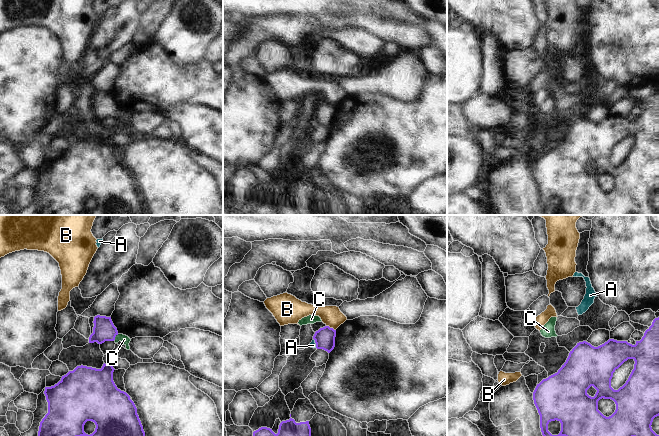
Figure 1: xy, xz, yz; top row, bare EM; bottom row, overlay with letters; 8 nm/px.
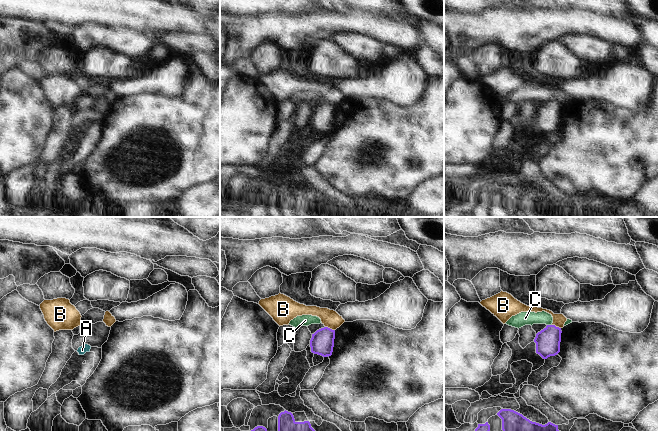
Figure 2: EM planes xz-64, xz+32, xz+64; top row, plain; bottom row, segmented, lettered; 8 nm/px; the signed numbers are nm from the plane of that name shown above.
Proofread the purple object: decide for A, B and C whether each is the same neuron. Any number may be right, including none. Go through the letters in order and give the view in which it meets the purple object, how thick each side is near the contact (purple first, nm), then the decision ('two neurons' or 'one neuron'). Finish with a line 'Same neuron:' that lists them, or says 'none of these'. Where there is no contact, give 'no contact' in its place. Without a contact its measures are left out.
A: xz | 160/50 nm | two neurons
B: xz | 160/160 nm | two neurons
C: xy | 180/70 nm | two neurons
Same neuron: none of these

